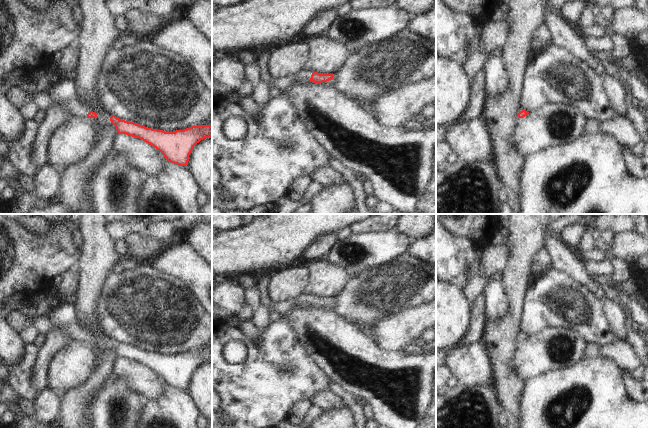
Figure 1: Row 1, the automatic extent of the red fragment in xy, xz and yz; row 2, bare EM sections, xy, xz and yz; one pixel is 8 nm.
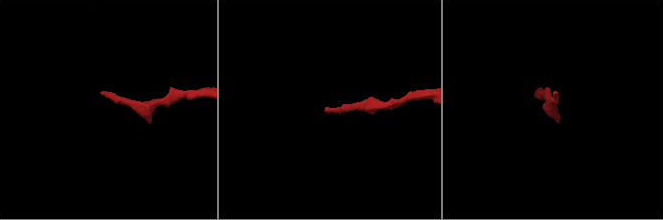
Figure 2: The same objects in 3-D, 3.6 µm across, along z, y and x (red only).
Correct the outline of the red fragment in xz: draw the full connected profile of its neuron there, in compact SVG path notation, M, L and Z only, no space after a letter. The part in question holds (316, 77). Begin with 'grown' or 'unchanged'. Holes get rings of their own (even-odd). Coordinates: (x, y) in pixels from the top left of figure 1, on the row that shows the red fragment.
grown; M300 70L299 72L282 78L272 78L270 84L260 81L255 87L253 87L251 97L256 105L262 105L265 104L273 94L285 90L297 80L305 79L319 84L331 80L333 77L333 74L320 74L318 72L312 73L308 70Z

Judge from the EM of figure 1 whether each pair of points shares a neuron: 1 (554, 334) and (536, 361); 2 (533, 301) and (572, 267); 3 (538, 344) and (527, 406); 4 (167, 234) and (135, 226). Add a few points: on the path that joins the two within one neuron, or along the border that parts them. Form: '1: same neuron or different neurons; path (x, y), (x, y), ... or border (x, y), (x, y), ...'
1: same neuron; path (554, 341), (541, 354)
2: different neurons; border (551, 267), (567, 272), (585, 286)
3: different neurons; border (554, 369), (530, 377), (525, 381)
4: same neuron; path (159, 231), (149, 231), (143, 228)

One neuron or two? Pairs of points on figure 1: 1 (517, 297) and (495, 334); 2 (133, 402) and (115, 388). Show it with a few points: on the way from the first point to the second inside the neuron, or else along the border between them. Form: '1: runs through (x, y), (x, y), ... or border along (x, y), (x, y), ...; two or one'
1: runs through (515, 306), (513, 316), (504, 325); one
2: runs through (129, 401), (119, 392); one

